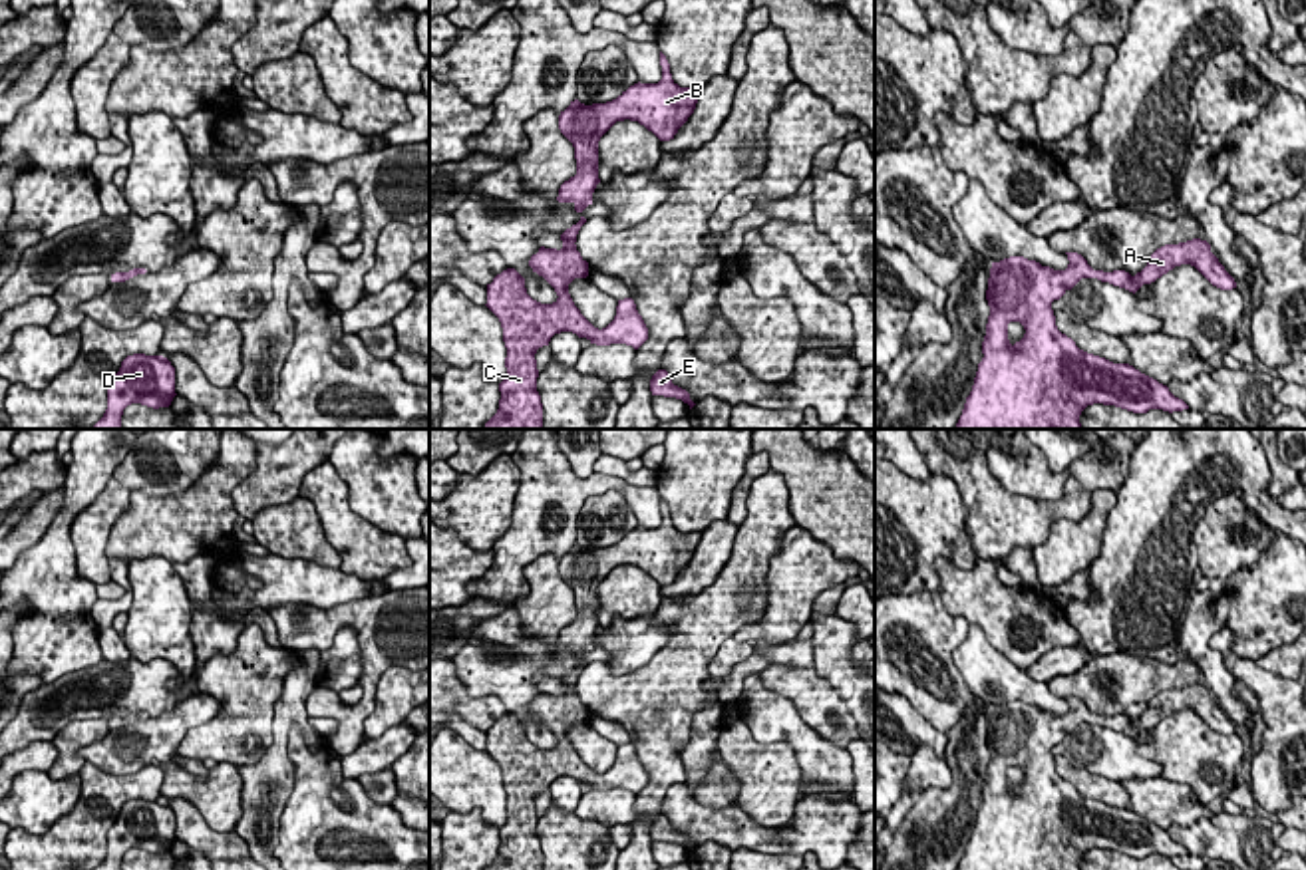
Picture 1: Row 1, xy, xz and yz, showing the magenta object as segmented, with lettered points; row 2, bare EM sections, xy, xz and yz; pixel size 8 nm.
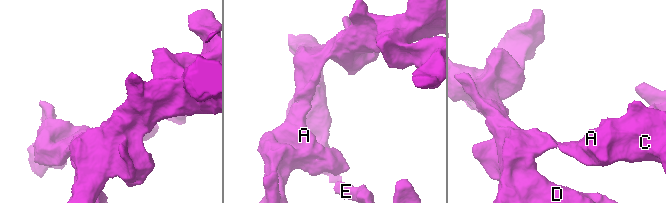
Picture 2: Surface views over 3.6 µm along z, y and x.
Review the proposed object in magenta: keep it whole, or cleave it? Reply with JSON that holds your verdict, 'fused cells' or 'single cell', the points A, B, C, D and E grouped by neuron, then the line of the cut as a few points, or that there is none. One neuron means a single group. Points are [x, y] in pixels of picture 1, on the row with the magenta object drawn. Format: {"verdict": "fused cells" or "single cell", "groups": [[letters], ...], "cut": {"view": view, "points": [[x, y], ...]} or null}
{"verdict": "single cell", "groups": [["A", "B", "C", "D", "E"]], "cut": null}

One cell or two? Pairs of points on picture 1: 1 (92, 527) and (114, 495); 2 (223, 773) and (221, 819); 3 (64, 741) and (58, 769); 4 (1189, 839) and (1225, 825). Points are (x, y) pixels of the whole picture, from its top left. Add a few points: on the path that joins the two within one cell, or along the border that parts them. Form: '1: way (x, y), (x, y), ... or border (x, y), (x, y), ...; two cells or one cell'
1: way (98, 519), (112, 503); one cell
2: way (223, 785), (221, 807); one cell
3: way (64, 747), (64, 763); one cell
4: way (1197, 839), (1217, 833); one cell

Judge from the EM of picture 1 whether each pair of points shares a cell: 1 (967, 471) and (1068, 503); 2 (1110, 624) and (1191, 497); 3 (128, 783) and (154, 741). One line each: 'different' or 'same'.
1: same
2: same
3: different

